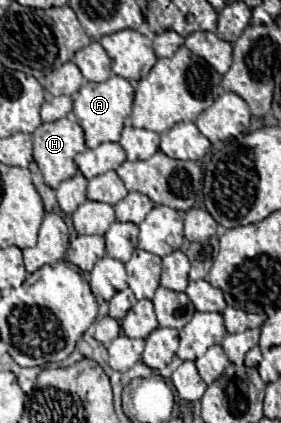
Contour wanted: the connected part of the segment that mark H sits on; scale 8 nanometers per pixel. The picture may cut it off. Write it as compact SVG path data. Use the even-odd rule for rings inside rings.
M73 116L41 124L33 132L33 158L51 188L77 174L73 158L85 148L83 130Z

